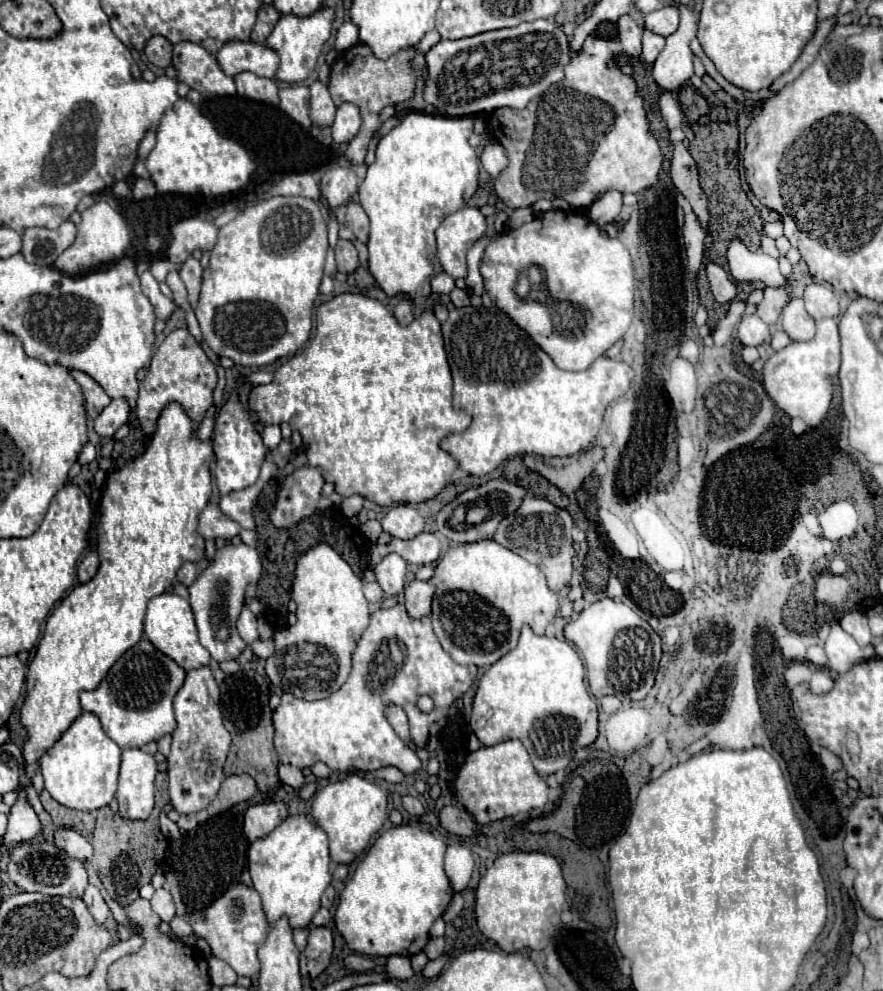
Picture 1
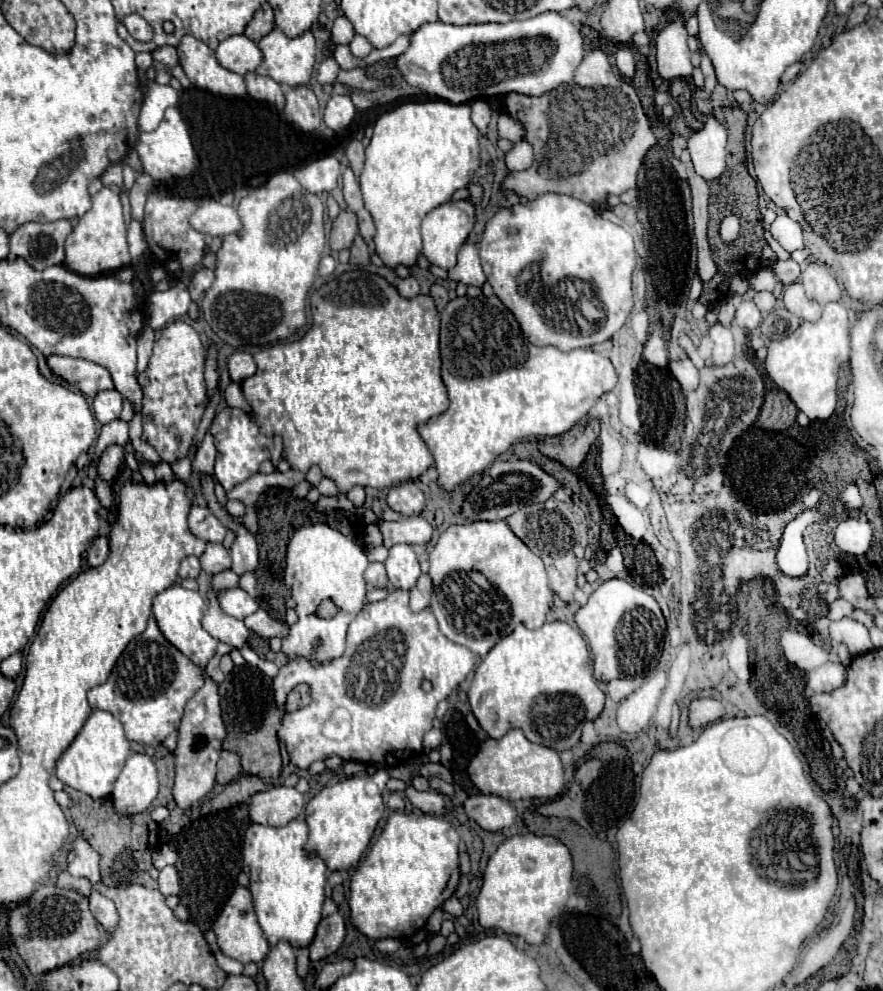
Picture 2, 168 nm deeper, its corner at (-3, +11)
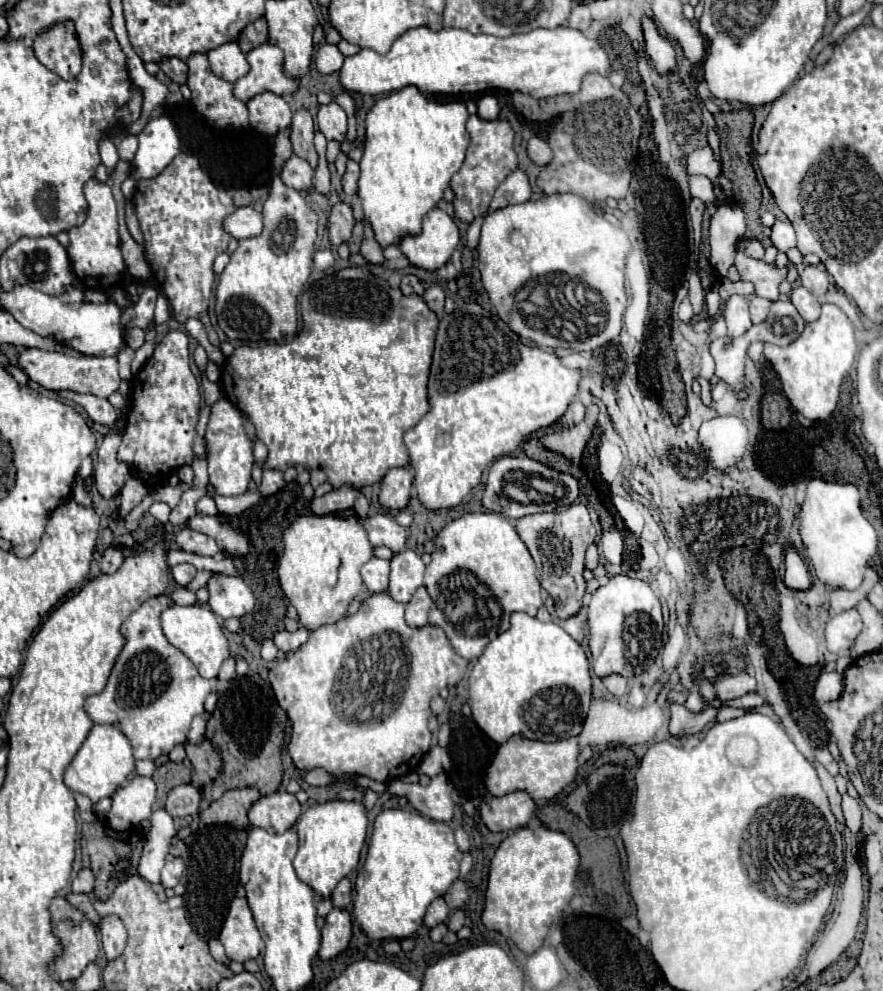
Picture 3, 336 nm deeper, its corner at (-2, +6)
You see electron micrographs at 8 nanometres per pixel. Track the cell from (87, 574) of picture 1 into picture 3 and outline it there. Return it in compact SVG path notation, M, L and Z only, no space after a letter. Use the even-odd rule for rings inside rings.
M115 546L107 548L101 556L101 572L103 574L113 574L123 564L123 558L125 558L125 554L119 548L115 548Z

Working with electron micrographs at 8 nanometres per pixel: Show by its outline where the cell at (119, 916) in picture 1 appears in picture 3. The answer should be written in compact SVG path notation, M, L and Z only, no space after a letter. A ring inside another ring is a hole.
M85 868L85 870L81 870L75 878L73 878L73 882L71 882L71 892L75 892L75 894L89 894L93 890L93 872L89 870L89 868Z

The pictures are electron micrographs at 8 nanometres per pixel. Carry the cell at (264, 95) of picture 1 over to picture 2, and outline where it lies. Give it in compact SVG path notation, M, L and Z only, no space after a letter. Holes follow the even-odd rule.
M246 73L244 75L244 81L246 81L246 89L248 89L248 95L252 99L258 99L258 101L268 101L272 103L274 107L282 109L284 107L284 95L282 95L282 89L280 85L268 77L268 75L256 75L256 73Z

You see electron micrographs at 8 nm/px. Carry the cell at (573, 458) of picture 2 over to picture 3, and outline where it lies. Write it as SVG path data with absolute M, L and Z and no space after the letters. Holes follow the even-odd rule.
M597 404L587 406L587 414L585 414L583 422L579 422L575 426L569 426L569 428L561 428L561 430L551 432L551 434L545 434L541 438L543 446L553 450L553 452L563 454L569 460L579 460L583 450L585 450L587 440L591 438L593 426L597 422L597 414L599 414Z

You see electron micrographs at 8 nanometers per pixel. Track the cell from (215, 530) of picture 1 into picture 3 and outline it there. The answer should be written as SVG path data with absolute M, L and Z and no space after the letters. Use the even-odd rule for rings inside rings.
M181 528L177 532L177 538L175 538L177 546L185 552L193 552L193 554L199 554L199 556L215 556L219 552L219 546L213 538L201 534L201 532L195 532L195 530L189 530L189 528Z

